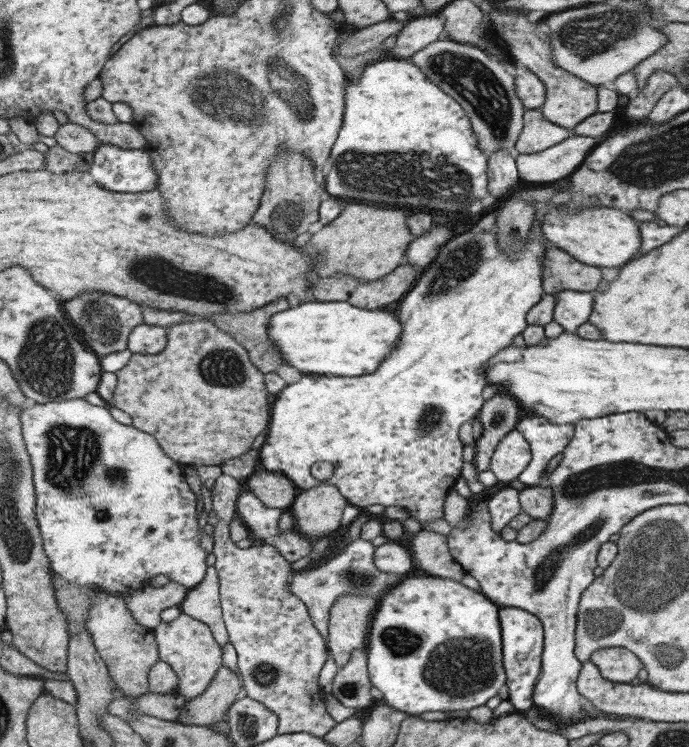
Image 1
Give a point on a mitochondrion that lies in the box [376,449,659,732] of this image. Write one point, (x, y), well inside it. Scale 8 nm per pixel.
(459, 668)

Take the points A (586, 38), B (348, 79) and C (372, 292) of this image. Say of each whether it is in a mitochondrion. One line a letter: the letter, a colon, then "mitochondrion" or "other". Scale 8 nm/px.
A: mitochondrion
B: other
C: other

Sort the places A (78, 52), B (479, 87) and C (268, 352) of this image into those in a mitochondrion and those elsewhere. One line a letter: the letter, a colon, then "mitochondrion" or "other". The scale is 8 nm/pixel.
A: other
B: mitochondrion
C: mitochondrion

